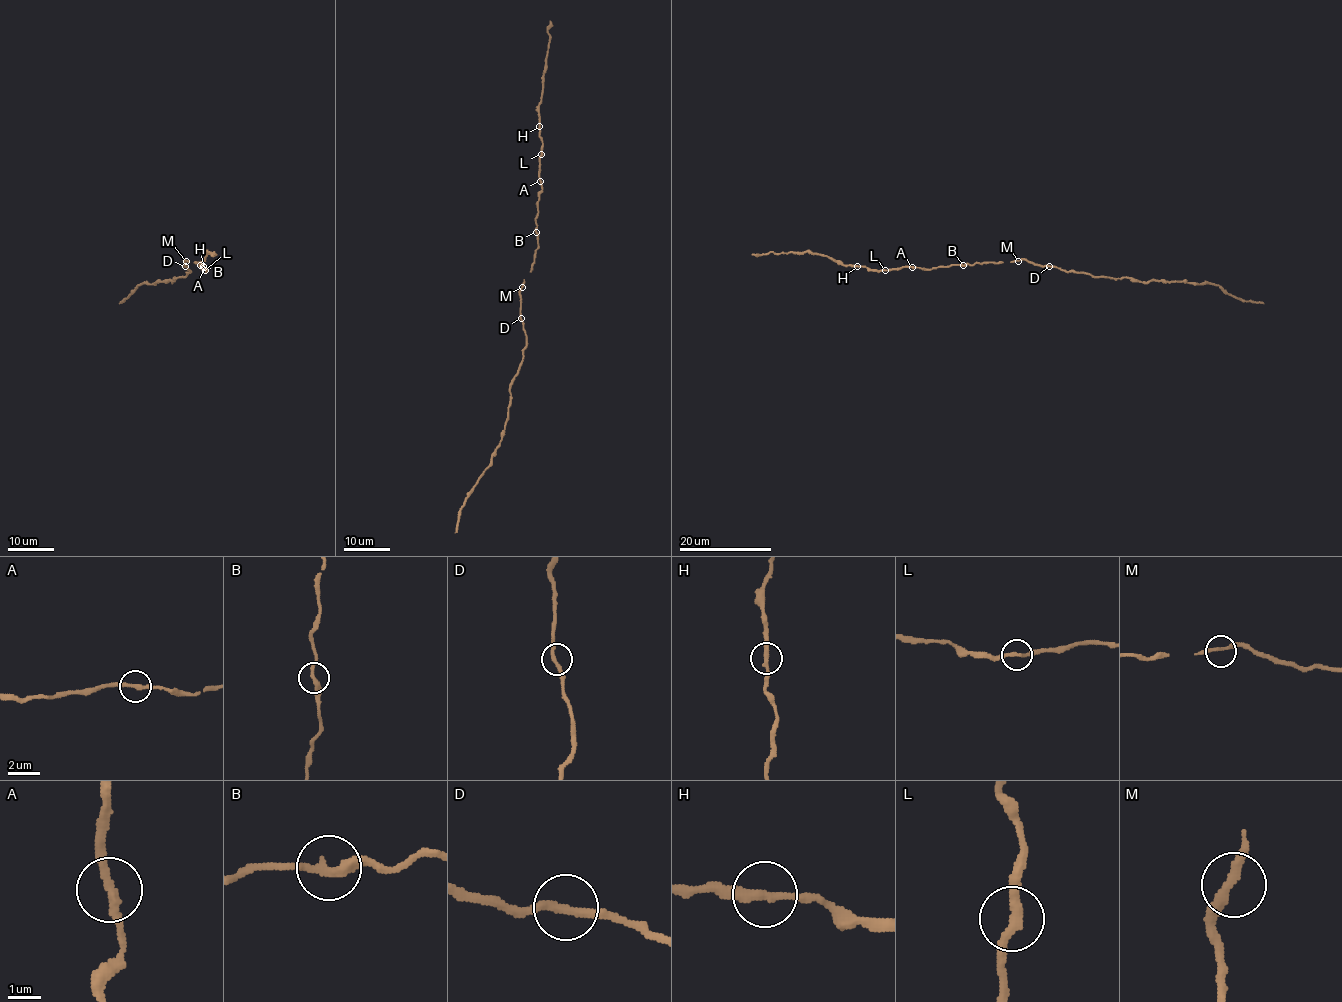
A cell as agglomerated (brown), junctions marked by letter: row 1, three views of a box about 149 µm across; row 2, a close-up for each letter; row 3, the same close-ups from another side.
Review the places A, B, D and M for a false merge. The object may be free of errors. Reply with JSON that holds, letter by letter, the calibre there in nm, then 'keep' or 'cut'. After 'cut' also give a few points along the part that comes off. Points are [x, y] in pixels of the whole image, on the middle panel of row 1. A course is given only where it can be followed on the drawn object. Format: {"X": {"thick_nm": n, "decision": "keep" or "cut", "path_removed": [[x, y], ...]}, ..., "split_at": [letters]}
{"A": {"thick_nm": 240, "decision": "keep"}, "B": {"thick_nm": 280, "decision": "keep"}, "D": {"thick_nm": 240, "decision": "keep"}, "M": {"thick_nm": 240, "decision": "keep"}, "split_at": []}

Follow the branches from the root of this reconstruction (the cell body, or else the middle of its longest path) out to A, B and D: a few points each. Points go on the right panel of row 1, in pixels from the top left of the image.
A: (1017, 260), (931, 269), (911, 267)
B: (1017, 260), (962, 264)
D: (1017, 260), (1049, 266)

